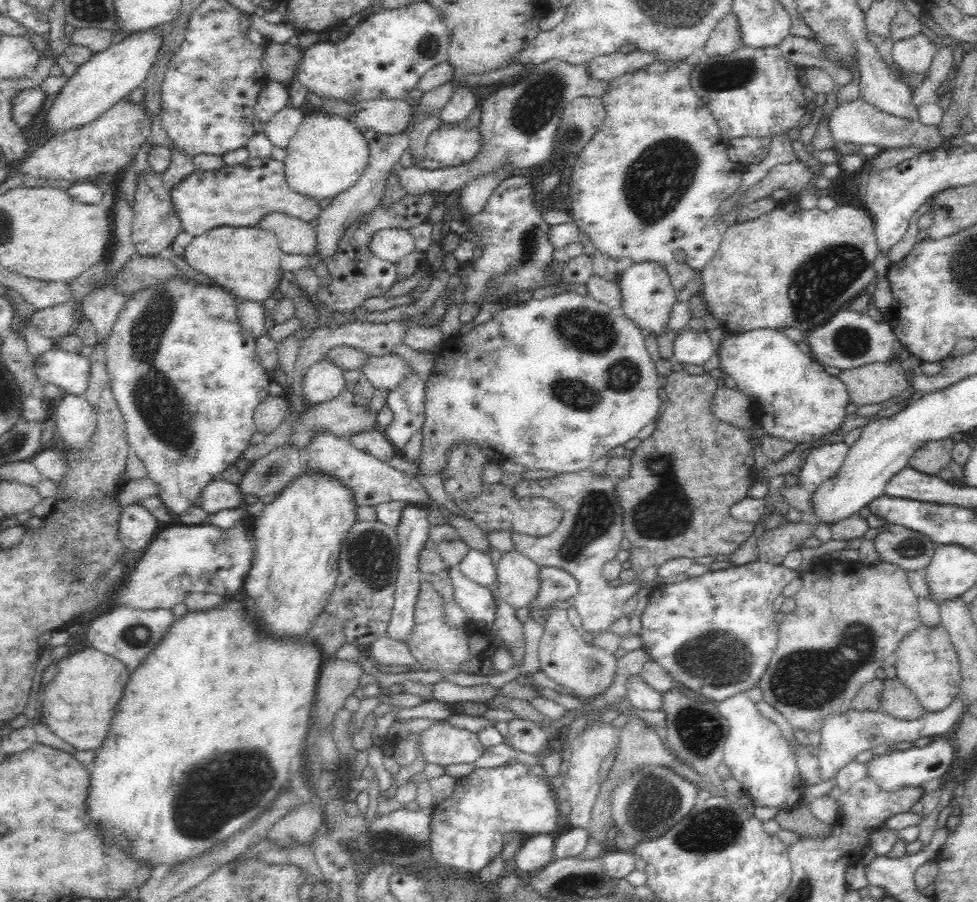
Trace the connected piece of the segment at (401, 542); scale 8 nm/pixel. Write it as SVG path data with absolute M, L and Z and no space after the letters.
M406 504L402 509L400 522L398 522L398 526L395 529L398 538L399 572L397 574L390 624L388 624L388 630L386 630L385 634L402 643L407 643L411 638L414 626L415 604L420 583L424 580L424 574L419 567L419 556L420 551L426 546L429 538L429 527L431 524L428 520L428 511L429 509L426 507Z

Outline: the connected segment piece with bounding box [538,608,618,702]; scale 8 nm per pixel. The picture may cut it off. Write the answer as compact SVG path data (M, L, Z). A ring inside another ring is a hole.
M553 608L543 626L544 633L540 638L538 650L540 671L556 684L570 689L573 697L585 702L604 694L614 682L618 671L614 654L594 644L586 644L580 632L572 626L566 609Z

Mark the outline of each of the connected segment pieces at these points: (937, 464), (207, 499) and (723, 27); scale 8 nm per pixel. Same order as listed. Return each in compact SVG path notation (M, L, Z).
M943 438L922 444L912 458L907 462L907 466L918 469L922 474L938 476L942 468L947 468L952 458L952 438Z
M223 478L208 482L200 495L202 497L201 507L211 515L220 510L238 508L244 502L239 485L225 481Z
M731 9L728 14L724 14L724 18L718 20L712 34L708 36L703 48L704 56L705 58L726 56L726 54L732 54L740 46L743 46L743 44L739 22L737 16L733 13L733 9Z

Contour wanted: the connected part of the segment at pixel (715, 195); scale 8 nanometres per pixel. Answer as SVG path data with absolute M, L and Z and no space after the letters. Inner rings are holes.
M658 60L646 65L640 70L628 72L610 80L608 82L608 90L600 96L600 100L606 109L607 118L603 125L592 136L592 140L588 141L586 147L578 155L578 160L574 164L574 174L570 178L570 186L572 186L572 212L574 224L584 232L588 238L596 246L595 250L599 250L602 254L607 254L610 258L629 259L633 264L638 262L657 262L665 266L672 280L674 291L678 291L678 272L676 272L676 259L674 258L676 250L681 250L686 254L686 266L693 271L701 271L708 261L716 254L716 250L720 248L724 234L729 229L728 224L724 222L724 218L718 216L718 208L720 204L727 198L730 198L742 184L742 174L745 172L745 166L740 163L730 161L728 157L728 144L726 138L720 132L716 124L715 117L712 116L708 105L694 92L690 86L690 76L692 66L686 61L668 60L668 62L660 62Z

